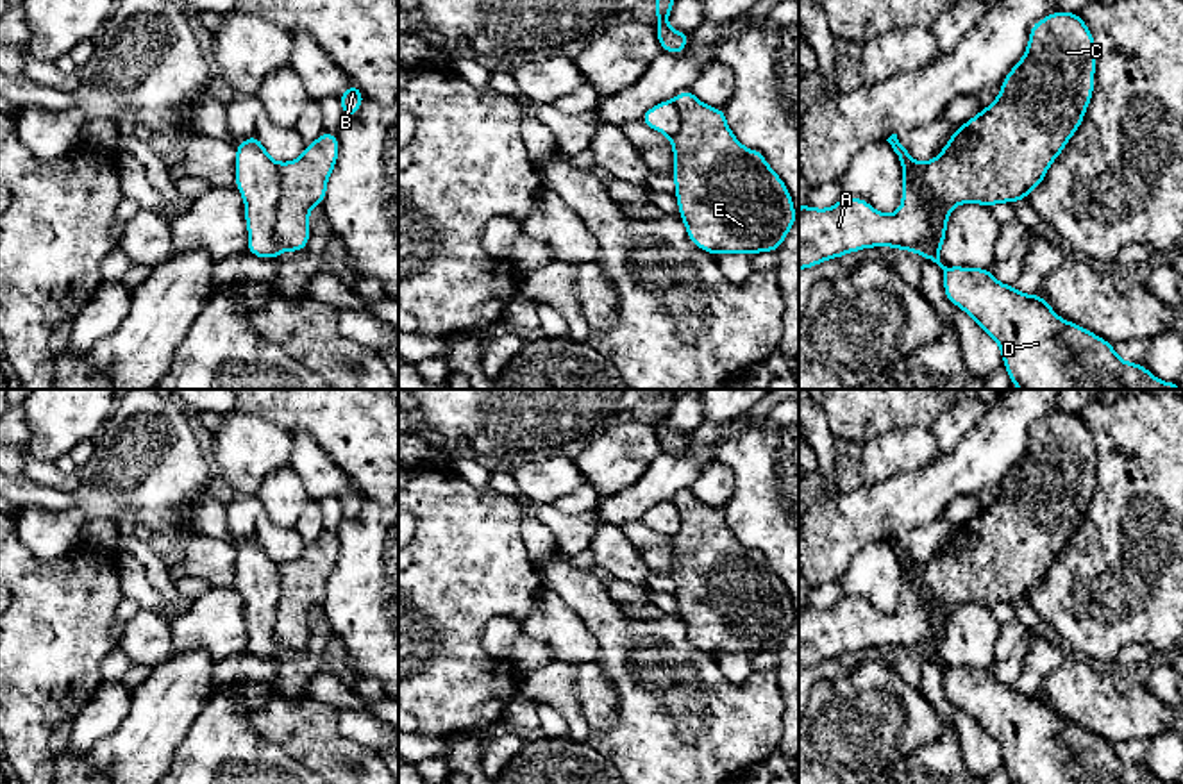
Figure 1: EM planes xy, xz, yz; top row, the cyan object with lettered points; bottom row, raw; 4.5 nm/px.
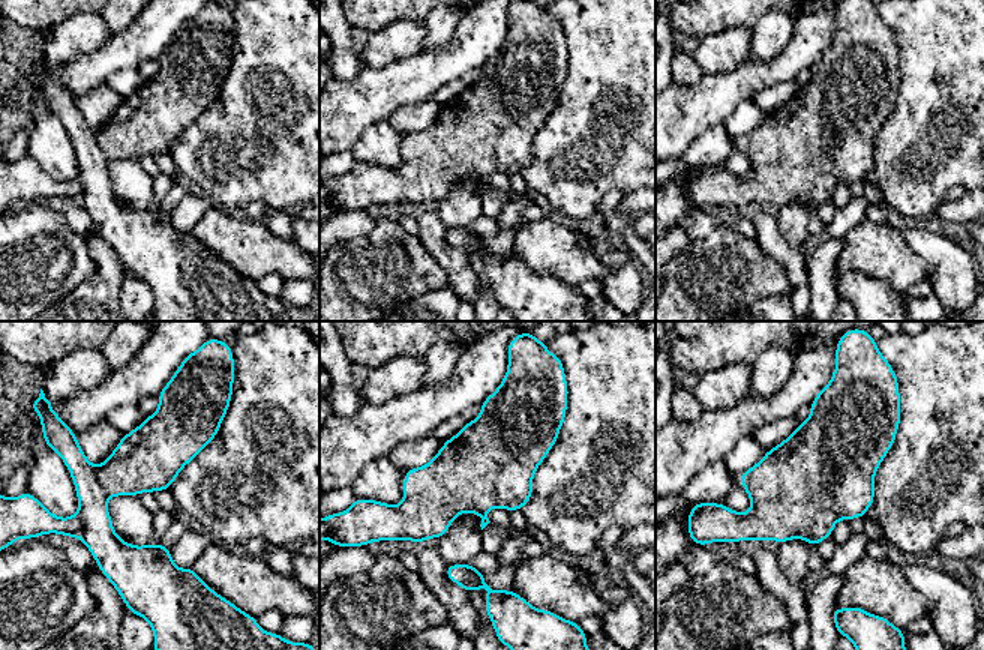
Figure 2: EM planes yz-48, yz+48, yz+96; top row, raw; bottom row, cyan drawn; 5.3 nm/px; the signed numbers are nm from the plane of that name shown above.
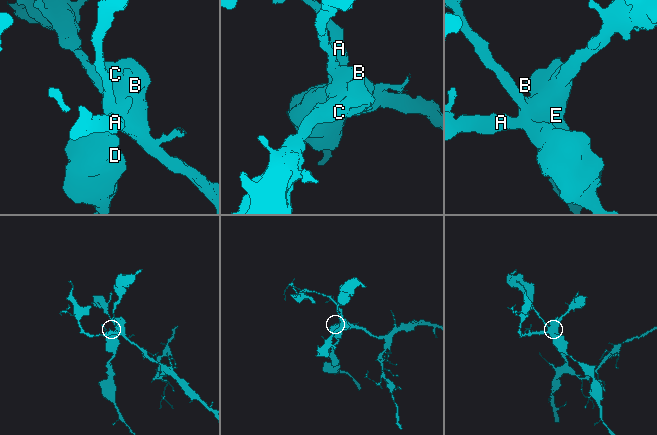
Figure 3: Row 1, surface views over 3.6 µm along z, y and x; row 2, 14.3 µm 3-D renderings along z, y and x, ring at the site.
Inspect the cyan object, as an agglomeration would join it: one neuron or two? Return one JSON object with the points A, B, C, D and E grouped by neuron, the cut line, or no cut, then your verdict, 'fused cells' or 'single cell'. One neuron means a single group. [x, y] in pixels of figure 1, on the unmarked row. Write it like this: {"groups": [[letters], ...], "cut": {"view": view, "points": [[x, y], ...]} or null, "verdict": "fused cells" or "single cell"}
{"groups": [["A", "B", "C", "D", "E"]], "cut": null, "verdict": "single cell"}

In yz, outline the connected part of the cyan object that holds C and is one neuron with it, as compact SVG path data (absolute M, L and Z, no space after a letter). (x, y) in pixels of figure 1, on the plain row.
M1058 409L1051 416L1038 420L1029 429L1029 445L1024 450L1024 457L1001 482L999 496L967 523L956 527L935 559L919 563L899 543L897 534L886 539L904 570L902 600L897 613L883 614L867 600L845 595L829 609L815 609L808 604L799 607L799 670L810 670L826 659L840 659L845 654L874 646L917 652L944 670L944 693L947 700L972 716L979 729L997 741L1011 784L1179 784L1156 779L1144 763L1122 761L1115 754L1113 743L1081 725L1060 718L1038 693L1024 695L1015 686L997 682L990 668L947 668L940 663L940 650L947 634L947 618L958 604L981 604L988 609L1001 602L1013 604L1015 600L1028 600L1029 591L1044 582L1049 566L1081 527L1094 495L1094 475L1095 443L1079 413Z

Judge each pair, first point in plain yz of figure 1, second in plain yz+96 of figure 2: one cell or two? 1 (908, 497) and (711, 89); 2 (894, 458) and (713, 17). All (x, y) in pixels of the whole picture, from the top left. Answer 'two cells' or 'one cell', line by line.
1: one cell
2: two cells

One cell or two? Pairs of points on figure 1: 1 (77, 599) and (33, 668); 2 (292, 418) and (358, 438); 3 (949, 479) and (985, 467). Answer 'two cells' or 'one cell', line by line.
1: one cell
2: one cell
3: one cell

